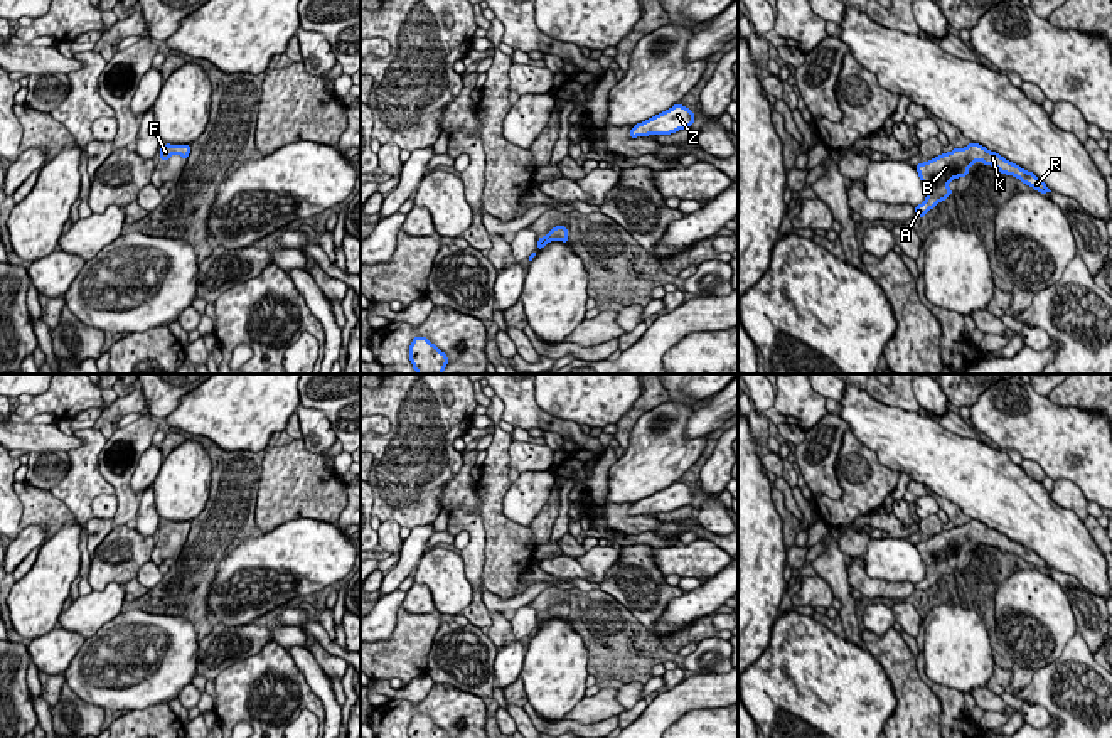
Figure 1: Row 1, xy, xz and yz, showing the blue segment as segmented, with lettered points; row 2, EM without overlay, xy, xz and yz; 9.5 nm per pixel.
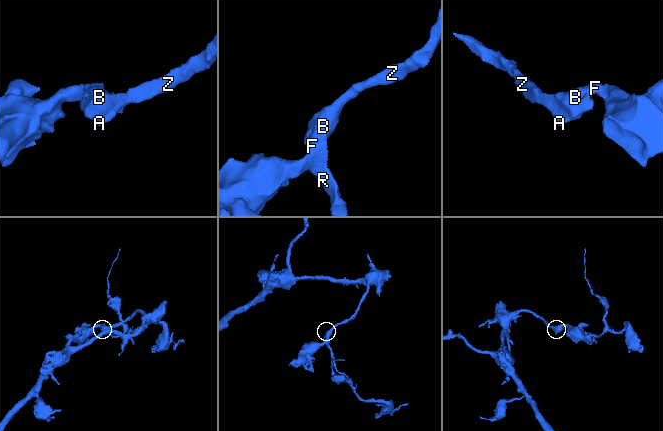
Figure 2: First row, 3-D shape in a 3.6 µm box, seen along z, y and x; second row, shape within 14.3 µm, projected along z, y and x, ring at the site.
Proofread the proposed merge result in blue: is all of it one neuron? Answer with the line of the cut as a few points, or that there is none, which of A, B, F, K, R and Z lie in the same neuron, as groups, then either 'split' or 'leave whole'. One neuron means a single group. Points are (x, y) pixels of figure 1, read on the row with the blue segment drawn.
no cut | A B F K R Z | leave whole

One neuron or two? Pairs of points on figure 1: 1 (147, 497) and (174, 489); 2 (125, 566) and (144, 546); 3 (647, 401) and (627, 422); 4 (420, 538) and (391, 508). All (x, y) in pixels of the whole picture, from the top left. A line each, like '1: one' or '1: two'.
1: two
2: one
3: one
4: two

